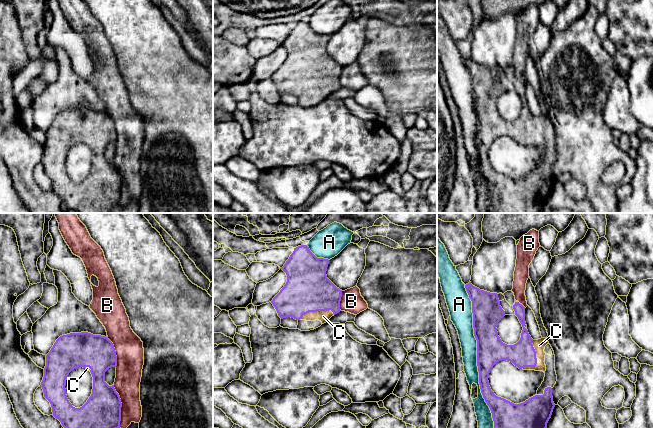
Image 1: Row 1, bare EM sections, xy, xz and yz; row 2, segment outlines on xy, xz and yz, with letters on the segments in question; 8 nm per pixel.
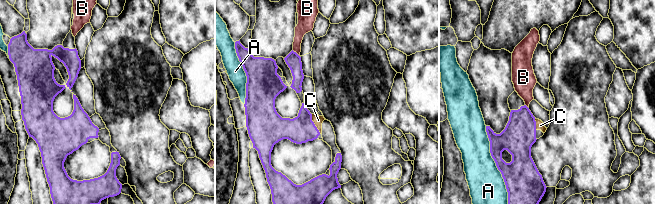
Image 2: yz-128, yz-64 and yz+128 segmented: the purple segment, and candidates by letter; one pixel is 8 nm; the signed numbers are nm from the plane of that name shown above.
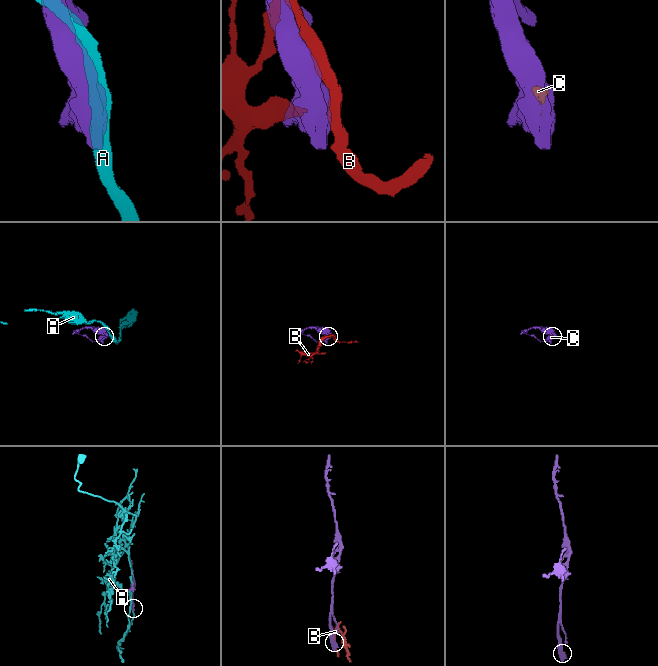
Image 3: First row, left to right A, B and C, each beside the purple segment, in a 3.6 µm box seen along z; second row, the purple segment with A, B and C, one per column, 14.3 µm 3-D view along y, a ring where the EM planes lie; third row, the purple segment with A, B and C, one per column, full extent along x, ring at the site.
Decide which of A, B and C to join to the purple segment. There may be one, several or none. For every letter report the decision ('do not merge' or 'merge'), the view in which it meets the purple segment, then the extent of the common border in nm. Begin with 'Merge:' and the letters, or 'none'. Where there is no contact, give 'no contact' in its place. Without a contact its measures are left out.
Merge: C
A: do not merge | yz | 1150 nm
B: do not merge | xy | 340 nm
C: merge | xz | 280 nm

